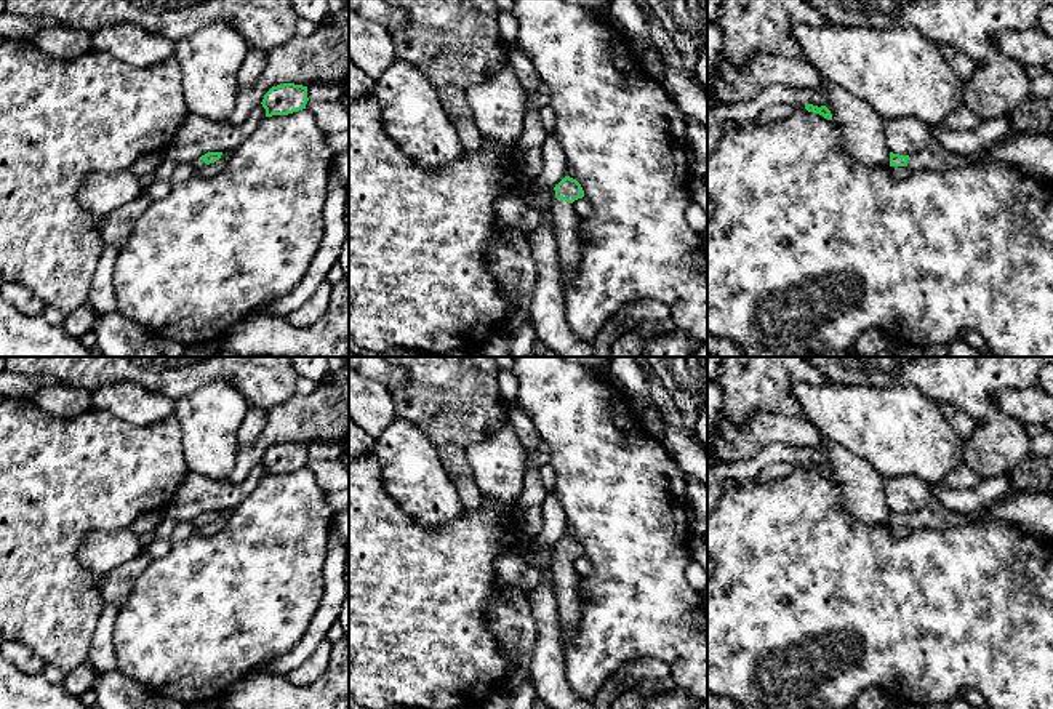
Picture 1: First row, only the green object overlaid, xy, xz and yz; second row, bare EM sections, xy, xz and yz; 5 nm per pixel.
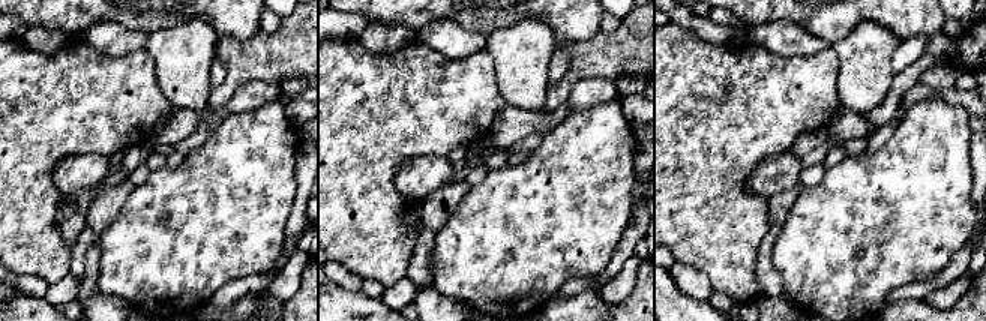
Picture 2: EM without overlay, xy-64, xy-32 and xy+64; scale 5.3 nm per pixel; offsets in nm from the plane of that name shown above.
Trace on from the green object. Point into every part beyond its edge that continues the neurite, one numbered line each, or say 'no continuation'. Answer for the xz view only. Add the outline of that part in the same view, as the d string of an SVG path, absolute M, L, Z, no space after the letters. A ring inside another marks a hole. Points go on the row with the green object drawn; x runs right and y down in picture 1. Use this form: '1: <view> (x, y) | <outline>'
1: xz (565, 221) | M557 198L554 206L551 208L551 216L557 237L557 253L562 280L571 282L578 272L581 261L581 240L576 230L579 218L575 213L571 203L560 198Z

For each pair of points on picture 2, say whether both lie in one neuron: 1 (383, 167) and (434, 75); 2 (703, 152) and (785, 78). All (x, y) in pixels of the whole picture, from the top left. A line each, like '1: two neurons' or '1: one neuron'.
1: one neuron
2: one neuron

